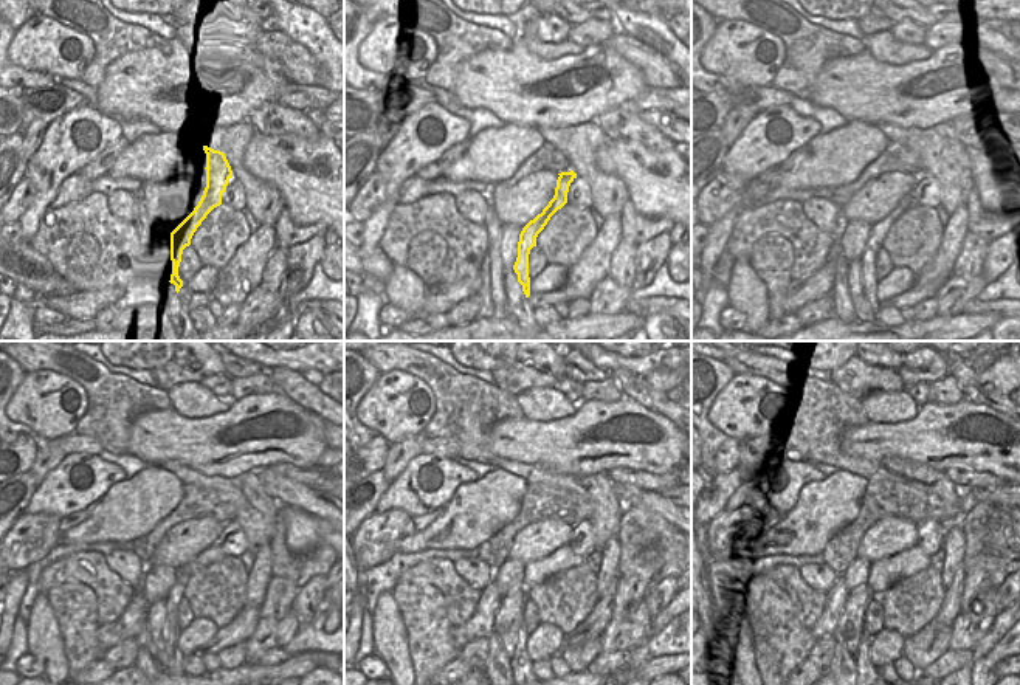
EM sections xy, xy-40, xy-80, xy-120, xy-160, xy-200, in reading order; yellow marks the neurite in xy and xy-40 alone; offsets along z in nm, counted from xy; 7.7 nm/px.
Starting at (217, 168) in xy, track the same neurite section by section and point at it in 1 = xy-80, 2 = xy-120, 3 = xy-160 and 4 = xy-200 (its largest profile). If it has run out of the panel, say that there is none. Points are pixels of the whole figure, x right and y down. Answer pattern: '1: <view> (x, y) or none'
1: xy-80 (867, 262)
2: xy-120 (171, 603)
3: xy-160 (516, 603)
4: xy-200 (864, 651)

